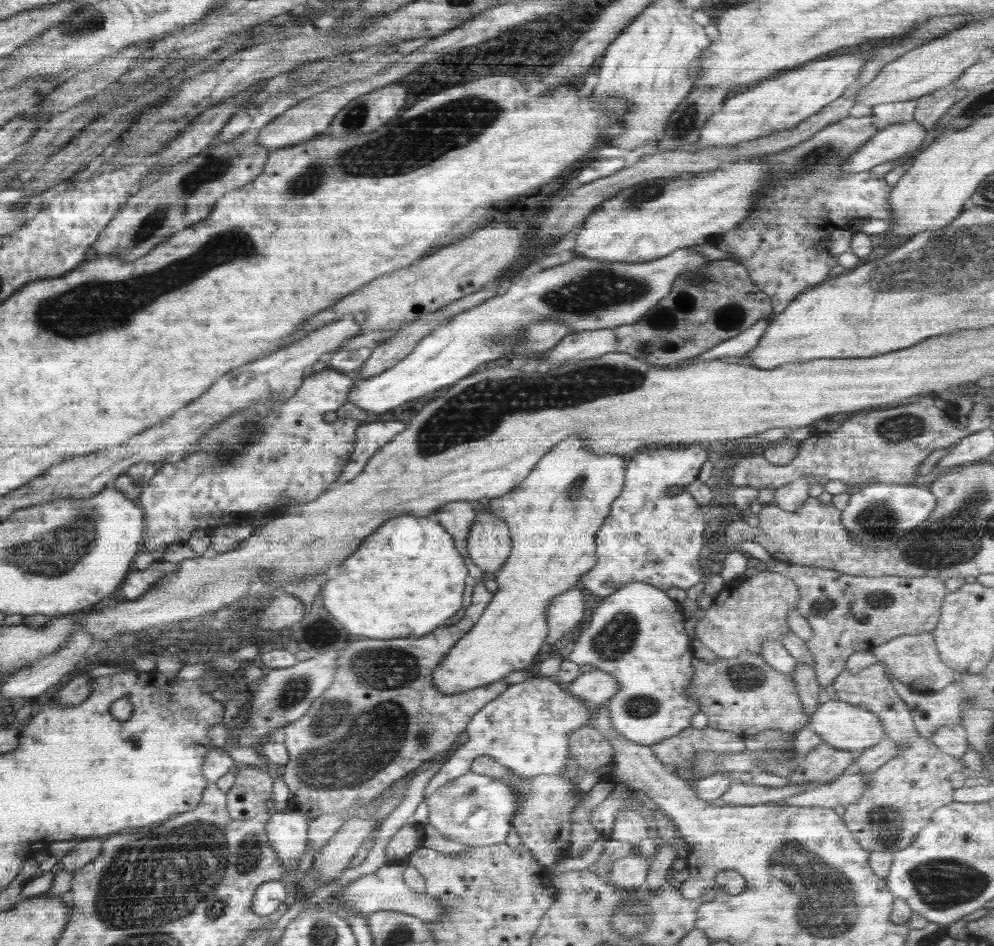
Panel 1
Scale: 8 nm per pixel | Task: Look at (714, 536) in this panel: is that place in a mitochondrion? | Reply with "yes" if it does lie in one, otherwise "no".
no

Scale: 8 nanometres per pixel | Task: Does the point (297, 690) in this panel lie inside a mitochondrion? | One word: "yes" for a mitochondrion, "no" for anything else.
yes

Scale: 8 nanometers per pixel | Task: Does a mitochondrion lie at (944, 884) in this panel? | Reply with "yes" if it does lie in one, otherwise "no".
yes

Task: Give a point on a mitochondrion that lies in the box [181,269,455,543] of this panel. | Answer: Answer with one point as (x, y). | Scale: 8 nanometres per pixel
(231, 447)

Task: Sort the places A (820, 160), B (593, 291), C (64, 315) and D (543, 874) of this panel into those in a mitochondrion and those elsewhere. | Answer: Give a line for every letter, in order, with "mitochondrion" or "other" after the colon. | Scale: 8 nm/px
A: mitochondrion
B: mitochondrion
C: mitochondrion
D: other

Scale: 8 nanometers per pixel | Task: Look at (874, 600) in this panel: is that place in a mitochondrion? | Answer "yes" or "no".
yes

